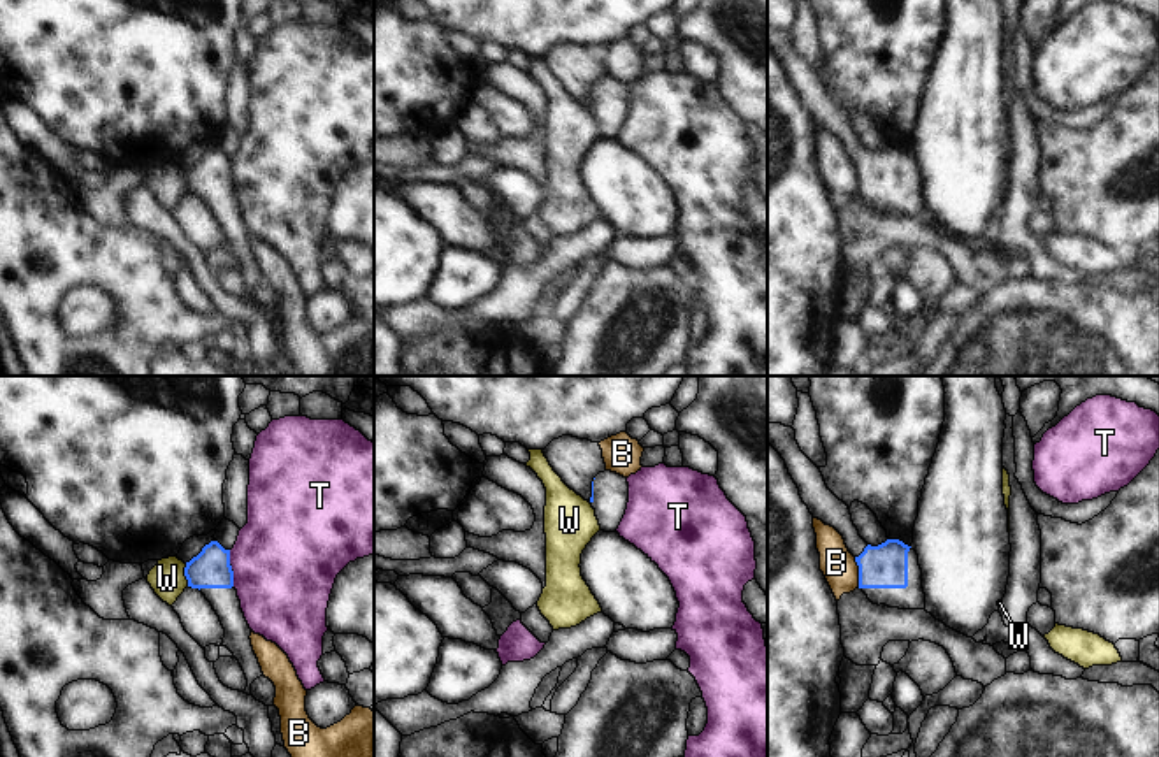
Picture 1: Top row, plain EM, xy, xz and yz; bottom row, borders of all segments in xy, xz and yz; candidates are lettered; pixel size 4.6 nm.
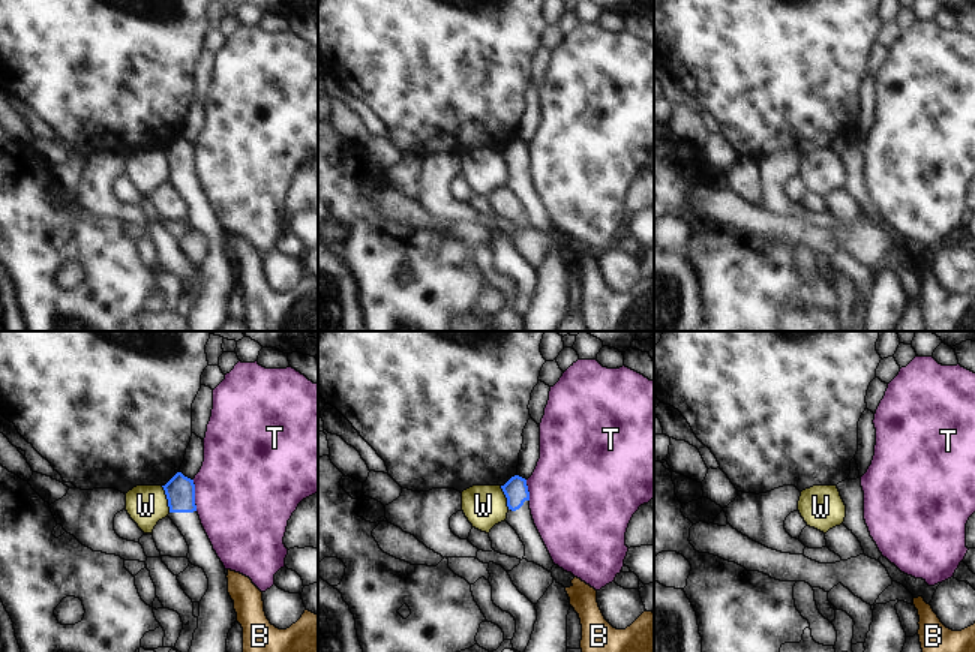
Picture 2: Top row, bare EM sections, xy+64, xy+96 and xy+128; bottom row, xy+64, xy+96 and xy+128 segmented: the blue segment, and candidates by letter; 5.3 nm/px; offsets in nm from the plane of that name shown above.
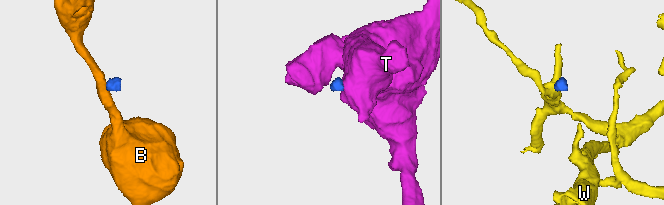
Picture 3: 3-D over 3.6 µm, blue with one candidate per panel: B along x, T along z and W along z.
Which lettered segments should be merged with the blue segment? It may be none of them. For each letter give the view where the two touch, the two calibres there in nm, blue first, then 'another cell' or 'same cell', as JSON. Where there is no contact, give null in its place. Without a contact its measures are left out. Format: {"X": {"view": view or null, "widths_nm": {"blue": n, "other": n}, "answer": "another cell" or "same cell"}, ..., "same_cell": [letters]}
{"B": {"view": "yz", "widths_nm": {"blue": 200, "other": 160}, "answer": "another cell"}, "T": {"view": "xy", "widths_nm": {"blue": 180, "other": 480}, "answer": "another cell"}, "W": {"view": "xy", "widths_nm": {"blue": 180, "other": 160}, "answer": "another cell"}, "same_cell": []}

